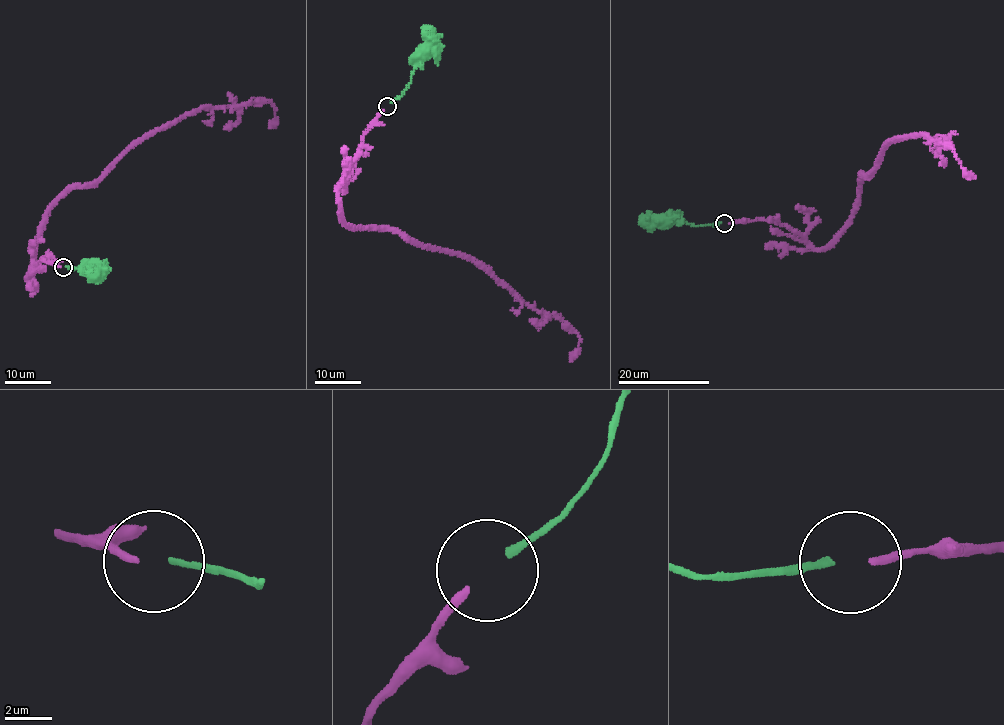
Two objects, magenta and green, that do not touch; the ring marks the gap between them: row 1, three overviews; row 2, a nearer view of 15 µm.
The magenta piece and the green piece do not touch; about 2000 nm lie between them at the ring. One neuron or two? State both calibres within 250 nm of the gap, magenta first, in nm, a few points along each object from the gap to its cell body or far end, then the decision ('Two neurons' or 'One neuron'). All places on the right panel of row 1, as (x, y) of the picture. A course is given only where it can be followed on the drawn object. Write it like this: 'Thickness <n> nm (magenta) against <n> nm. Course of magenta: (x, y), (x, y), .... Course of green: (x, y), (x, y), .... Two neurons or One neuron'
Thickness 300 nm (magenta) against 260 nm. Course of magenta: (728, 223), (776, 221), (823, 249), (882, 151), (921, 135), (951, 146), (976, 178). Course of green: (720, 223), (699, 226), (680, 219), (667, 219). Two neurons

